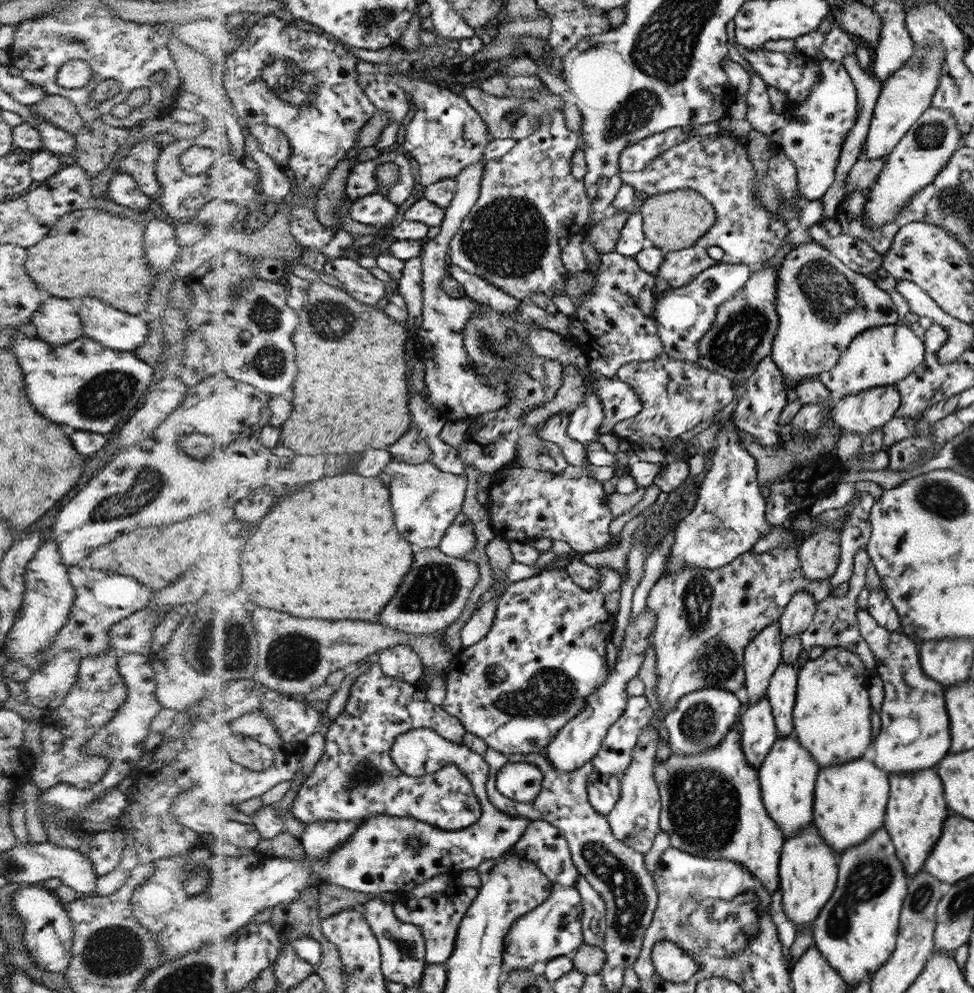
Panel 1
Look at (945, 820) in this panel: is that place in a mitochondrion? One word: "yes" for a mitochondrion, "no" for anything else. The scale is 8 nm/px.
no

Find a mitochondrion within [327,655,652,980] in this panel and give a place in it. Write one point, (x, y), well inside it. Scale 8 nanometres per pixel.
(631, 900)

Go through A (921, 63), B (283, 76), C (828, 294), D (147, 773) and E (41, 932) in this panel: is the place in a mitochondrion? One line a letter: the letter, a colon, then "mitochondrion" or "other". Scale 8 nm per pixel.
A: mitochondrion
B: mitochondrion
C: mitochondrion
D: other
E: other

